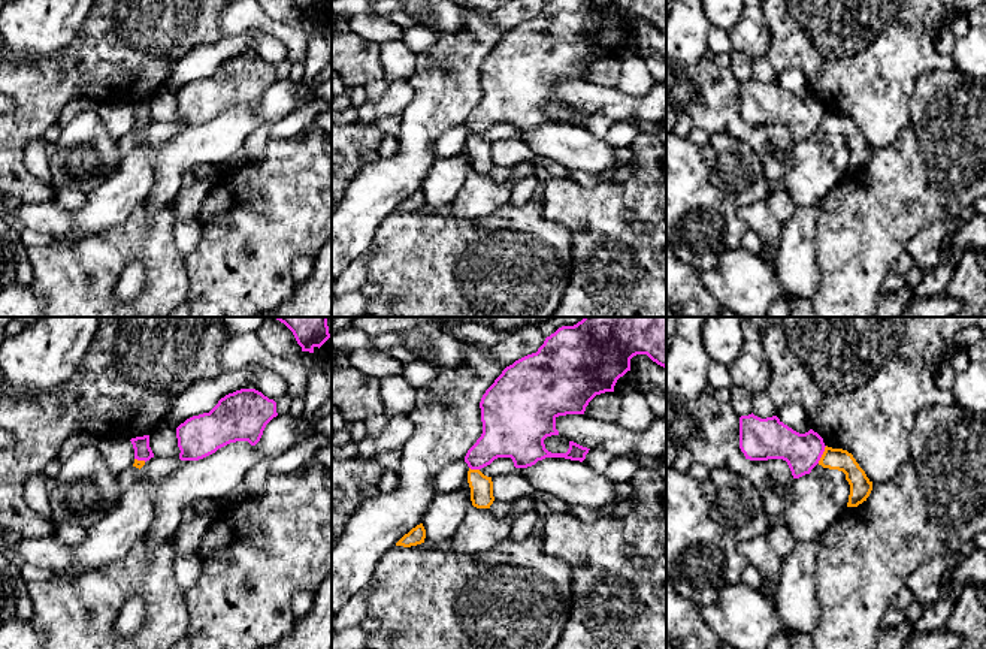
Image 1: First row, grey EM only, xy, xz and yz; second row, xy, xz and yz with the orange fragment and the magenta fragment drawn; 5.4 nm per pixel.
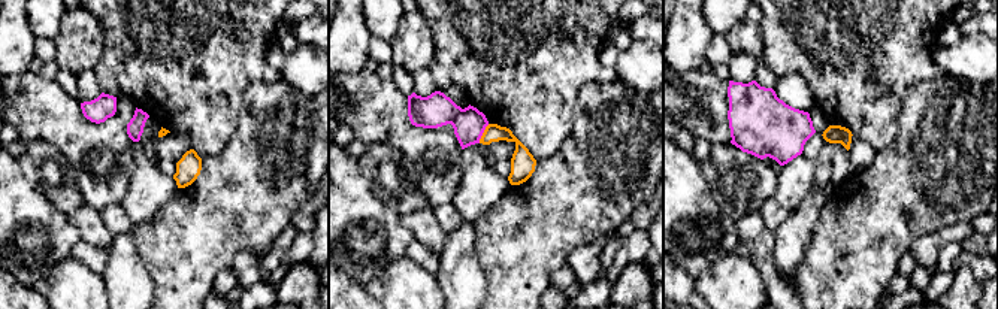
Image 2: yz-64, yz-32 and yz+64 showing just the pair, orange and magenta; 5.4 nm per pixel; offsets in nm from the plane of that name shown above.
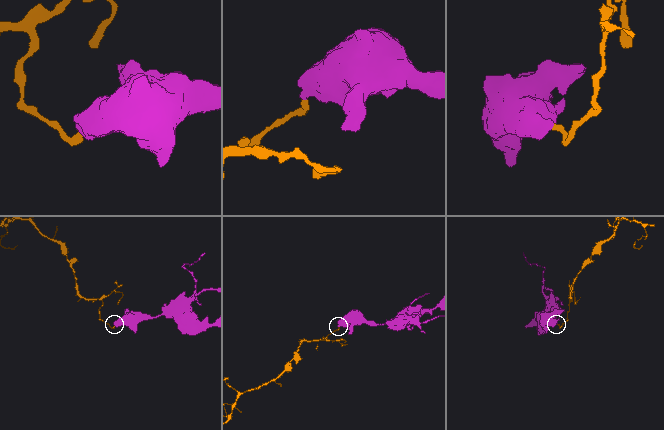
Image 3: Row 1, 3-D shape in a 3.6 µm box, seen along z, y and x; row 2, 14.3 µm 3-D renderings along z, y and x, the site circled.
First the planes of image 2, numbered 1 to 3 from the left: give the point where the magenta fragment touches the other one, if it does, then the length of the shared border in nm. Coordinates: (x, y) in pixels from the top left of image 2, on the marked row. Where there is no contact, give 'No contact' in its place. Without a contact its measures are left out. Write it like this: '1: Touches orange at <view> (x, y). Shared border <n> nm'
1: No contact
2: Touches orange at yz-32 (483, 133). Shared border 120 nm
3: No contact

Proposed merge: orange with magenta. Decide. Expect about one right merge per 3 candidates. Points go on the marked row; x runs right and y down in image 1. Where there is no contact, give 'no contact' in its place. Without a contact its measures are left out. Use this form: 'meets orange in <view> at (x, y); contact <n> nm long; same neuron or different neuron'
meets orange in yz at (822, 455); contact 110 nm long; different neuron

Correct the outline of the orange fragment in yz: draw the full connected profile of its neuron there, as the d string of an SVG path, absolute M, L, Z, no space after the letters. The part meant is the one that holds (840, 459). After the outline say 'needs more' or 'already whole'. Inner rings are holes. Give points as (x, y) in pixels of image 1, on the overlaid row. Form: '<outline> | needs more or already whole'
M826 446L819 465L829 470L838 470L846 474L846 480L850 485L847 507L858 507L866 501L872 490L872 482L866 477L865 471L859 467L852 453Z | already whole

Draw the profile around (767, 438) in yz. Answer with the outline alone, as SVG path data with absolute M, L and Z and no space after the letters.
M751 413L740 417L740 449L745 459L783 459L793 479L810 474L825 447L823 438L813 429L799 434L777 416L760 419Z

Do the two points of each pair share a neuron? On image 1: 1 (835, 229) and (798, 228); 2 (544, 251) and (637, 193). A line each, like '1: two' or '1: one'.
1: two
2: two

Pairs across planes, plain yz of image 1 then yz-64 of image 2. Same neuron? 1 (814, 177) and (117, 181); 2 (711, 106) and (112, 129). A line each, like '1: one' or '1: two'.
1: two
2: one

